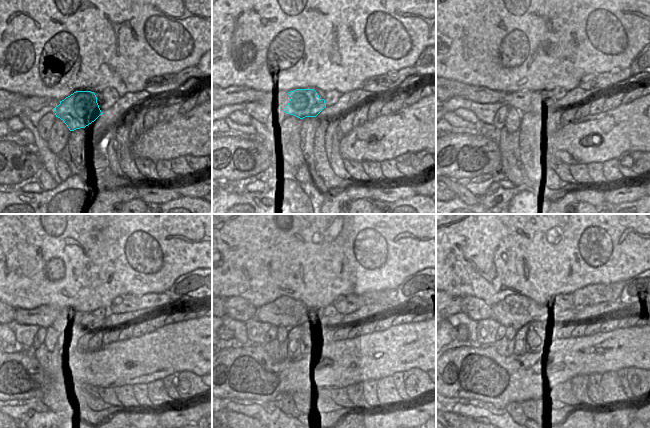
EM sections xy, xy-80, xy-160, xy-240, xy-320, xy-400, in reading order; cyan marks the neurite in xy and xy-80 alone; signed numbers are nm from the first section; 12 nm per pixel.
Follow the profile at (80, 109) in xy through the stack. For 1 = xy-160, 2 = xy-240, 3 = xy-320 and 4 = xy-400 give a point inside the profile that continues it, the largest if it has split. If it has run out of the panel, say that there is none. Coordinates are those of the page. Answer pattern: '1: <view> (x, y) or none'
1: xy-160 (532, 103)
2: xy-240 (81, 323)
3: xy-320 (326, 323)
4: xy-400 (566, 316)

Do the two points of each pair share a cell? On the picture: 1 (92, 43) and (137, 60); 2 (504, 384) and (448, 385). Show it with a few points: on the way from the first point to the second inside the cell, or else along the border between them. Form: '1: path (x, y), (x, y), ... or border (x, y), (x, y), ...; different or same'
1: path (103, 43), (113, 43), (126, 49); same
2: path (490, 384), (462, 384); same

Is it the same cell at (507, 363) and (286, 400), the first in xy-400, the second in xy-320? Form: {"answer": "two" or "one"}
{"answer": "two"}

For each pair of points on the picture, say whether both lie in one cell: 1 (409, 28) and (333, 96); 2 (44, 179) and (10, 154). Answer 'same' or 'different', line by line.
1: different
2: same

